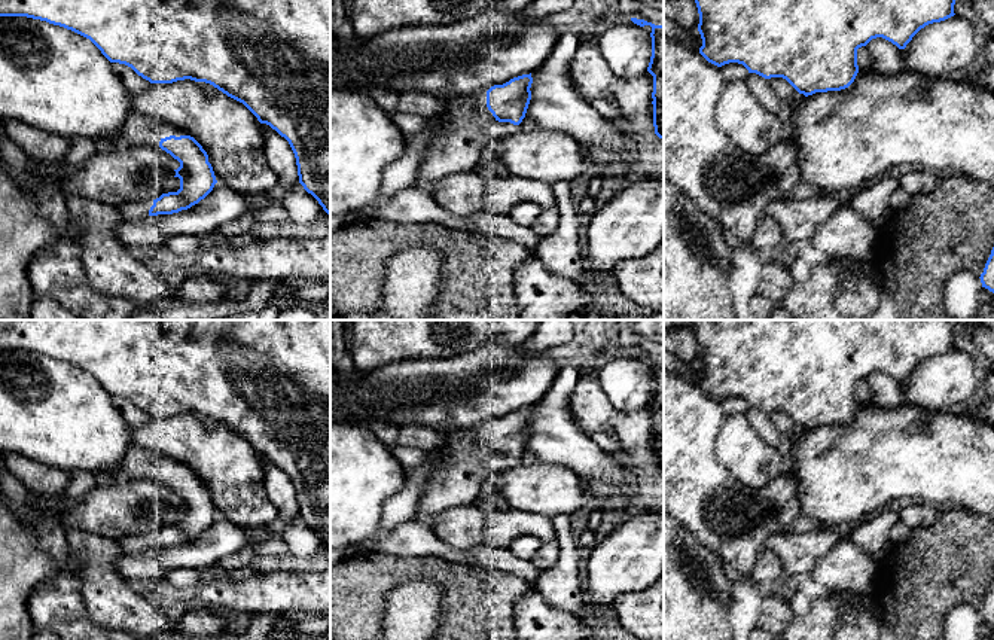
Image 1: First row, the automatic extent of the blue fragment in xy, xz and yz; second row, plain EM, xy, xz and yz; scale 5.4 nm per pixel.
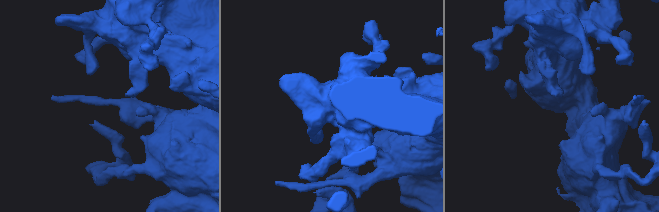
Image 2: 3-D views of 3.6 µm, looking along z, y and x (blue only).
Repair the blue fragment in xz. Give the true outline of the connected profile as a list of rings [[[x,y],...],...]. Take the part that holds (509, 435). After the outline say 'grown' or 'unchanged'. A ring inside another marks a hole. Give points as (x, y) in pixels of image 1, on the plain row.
[[[530,406],[487,426],[455,430],[436,473],[426,482],[412,524],[430,524],[446,509],[473,503],[493,473],[519,466],[531,433],[531,417]]] | grown

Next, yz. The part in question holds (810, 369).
[[[664,320],[664,330],[686,326],[695,332],[699,357],[698,365],[702,372],[699,387],[711,397],[722,400],[729,396],[743,397],[748,406],[756,406],[765,412],[783,411],[799,427],[805,430],[815,426],[841,424],[848,421],[857,406],[857,383],[866,380],[872,372],[882,371],[899,383],[905,383],[912,371],[926,359],[945,354],[954,350],[955,333],[966,326],[964,320]]] | unchanged

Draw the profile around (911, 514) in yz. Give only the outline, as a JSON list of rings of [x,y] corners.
[[[903,502],[896,506],[899,519],[911,530],[920,525],[930,525],[934,521],[937,506],[933,503]]]

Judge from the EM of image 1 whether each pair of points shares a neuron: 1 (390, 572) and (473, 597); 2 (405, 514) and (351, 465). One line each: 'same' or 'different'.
1: same
2: different

